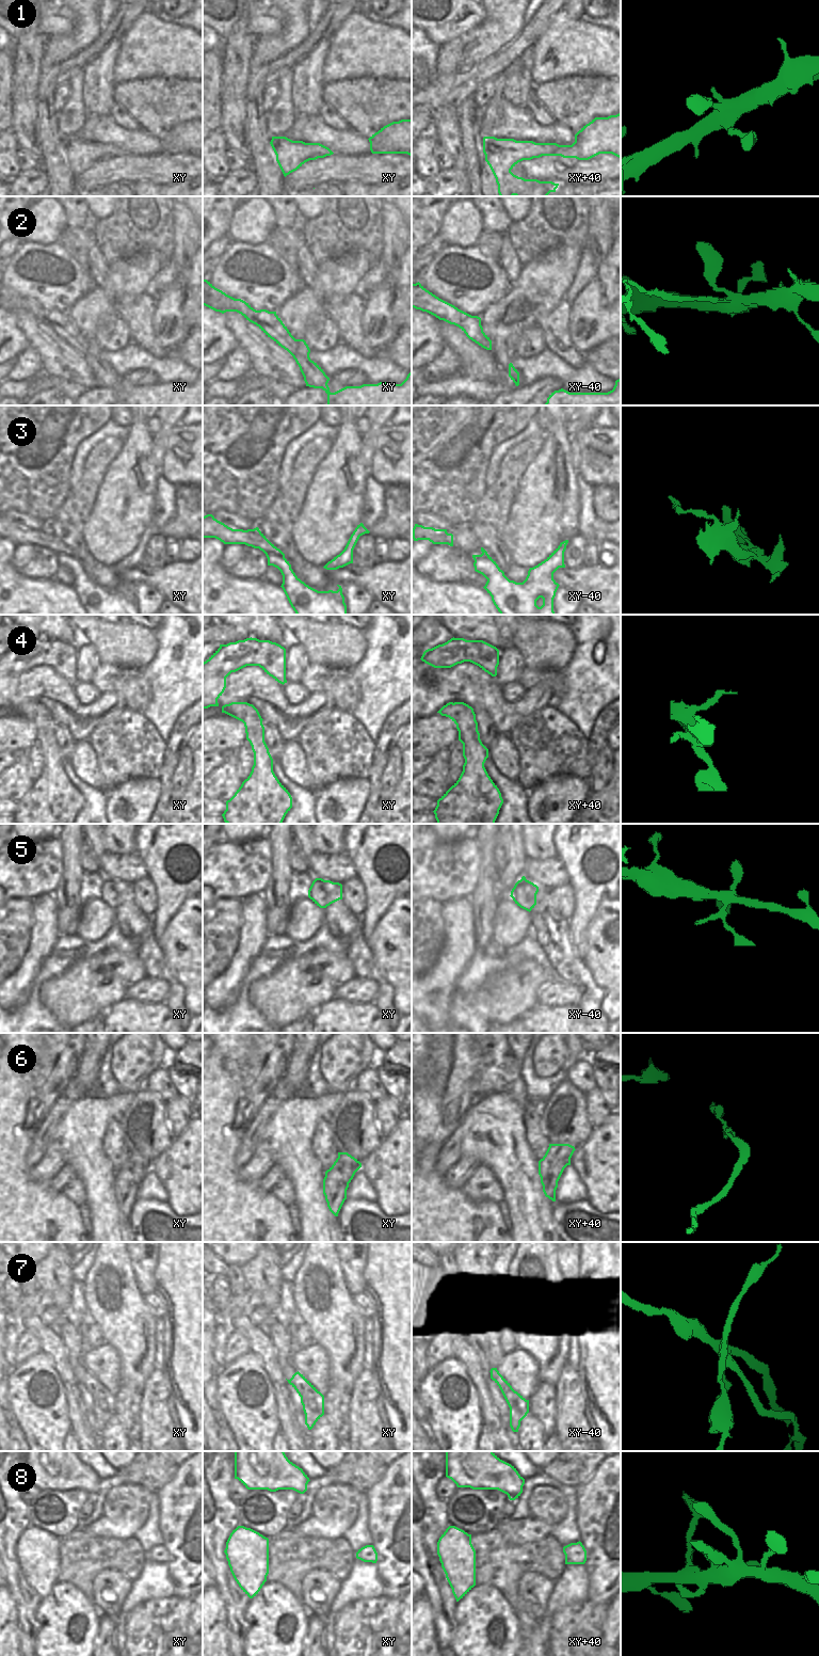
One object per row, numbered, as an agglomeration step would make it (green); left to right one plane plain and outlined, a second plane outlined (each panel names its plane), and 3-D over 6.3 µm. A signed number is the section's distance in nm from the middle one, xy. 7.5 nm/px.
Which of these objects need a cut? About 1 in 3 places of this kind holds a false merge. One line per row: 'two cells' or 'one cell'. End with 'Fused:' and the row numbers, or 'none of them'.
1: one cell
2: two cells
3: two cells
4: two cells
5: one cell
6: one cell
7: two cells
8: one cell
Fused: 2, 3, 4, 7

